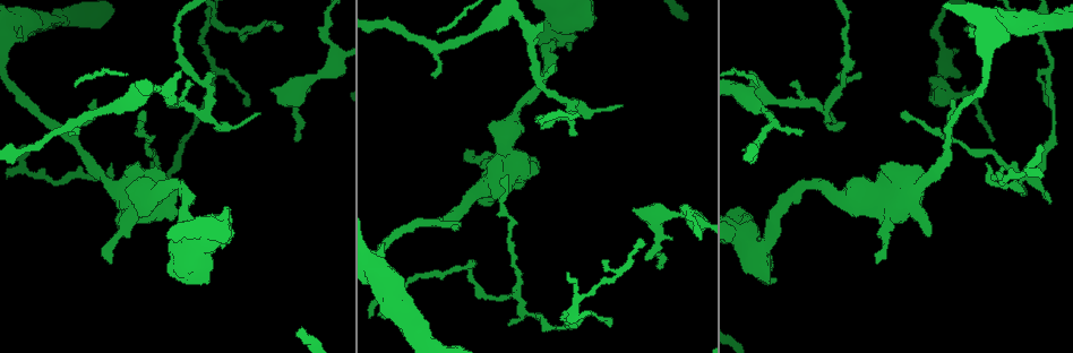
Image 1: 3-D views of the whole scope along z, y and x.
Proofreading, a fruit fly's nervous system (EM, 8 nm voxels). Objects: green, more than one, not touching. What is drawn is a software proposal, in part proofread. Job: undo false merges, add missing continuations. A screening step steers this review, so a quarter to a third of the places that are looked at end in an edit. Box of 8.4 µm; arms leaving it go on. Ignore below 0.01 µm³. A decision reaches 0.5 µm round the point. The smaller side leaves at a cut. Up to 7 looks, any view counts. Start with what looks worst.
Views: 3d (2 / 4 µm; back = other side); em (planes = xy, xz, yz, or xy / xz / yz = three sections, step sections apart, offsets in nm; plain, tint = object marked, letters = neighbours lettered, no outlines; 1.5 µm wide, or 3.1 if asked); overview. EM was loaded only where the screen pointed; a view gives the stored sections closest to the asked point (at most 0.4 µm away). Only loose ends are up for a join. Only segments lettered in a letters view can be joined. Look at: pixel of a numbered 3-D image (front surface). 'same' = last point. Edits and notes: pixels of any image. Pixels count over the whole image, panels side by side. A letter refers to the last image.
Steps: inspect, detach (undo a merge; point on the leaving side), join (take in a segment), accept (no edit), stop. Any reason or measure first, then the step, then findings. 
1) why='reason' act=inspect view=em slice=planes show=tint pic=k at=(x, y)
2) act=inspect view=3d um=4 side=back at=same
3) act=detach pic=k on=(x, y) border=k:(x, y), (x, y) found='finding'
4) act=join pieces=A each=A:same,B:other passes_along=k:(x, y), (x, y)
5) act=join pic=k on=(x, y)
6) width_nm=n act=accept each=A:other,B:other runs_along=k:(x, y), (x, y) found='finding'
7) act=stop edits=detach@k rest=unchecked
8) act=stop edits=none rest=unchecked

why='free end' act=inspect view=3d um=2 side=back pic=1 at=(542, 21)

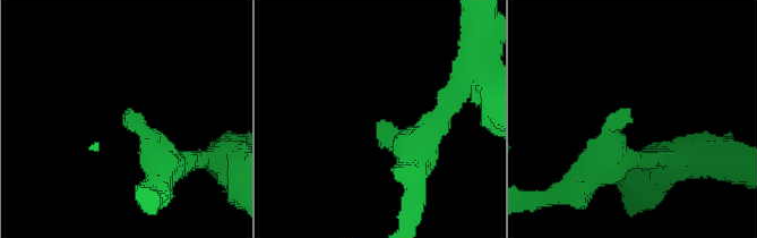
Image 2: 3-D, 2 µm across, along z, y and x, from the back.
act=inspect view=em slice=planes show=letters pic=2 at=(381, 123)

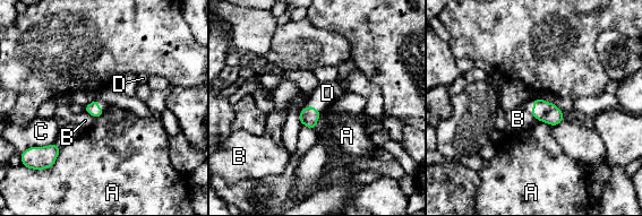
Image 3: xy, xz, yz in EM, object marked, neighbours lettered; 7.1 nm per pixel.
act=join pieces=D each=A:other,B:other,C:other,D:same passes_along=3:(92, 109), (99, 108), (102, 104) found='it goes on there'

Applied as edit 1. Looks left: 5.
why='branch stops here' act=inspect view=em slice=planes show=letters pic=1 at=(382, 246)

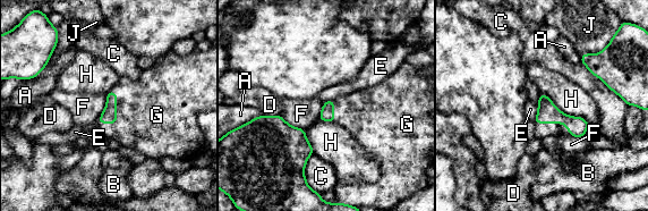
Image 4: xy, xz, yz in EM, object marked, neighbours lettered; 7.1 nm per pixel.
act=join pieces=G each=A:other,B:other,C:other,D:other,E:other,F:other,G:same,H:other,J:other found='it goes on there'

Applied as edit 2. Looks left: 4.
act=inspect view=overview

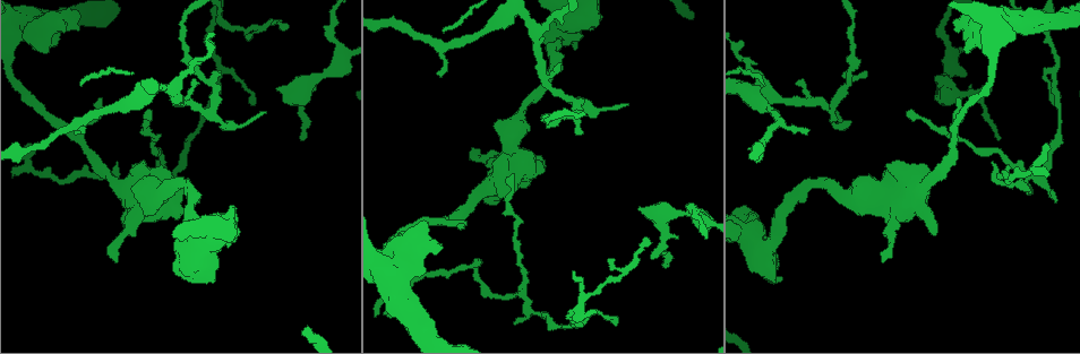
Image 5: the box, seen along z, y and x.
why='thin end' act=inspect view=3d um=4 pic=5 at=(149, 110)

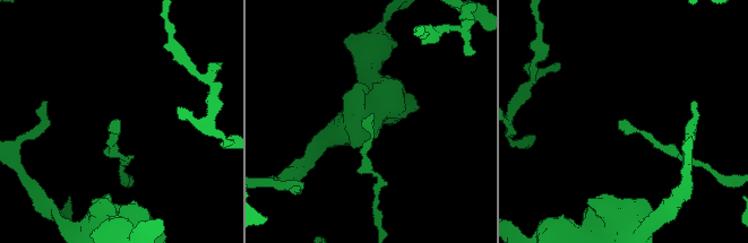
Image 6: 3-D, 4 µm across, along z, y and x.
act=inspect view=em slice=planes show=plain pic=6 at=(371, 116)

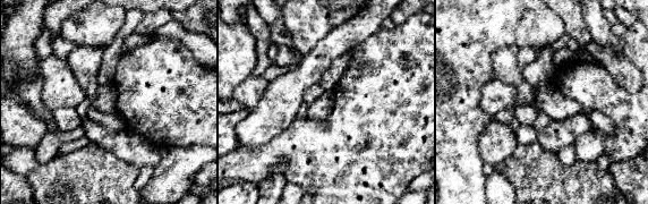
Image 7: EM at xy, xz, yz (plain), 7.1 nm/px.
why='what lies round it' act=inspect view=em slice=planes show=letters at=same

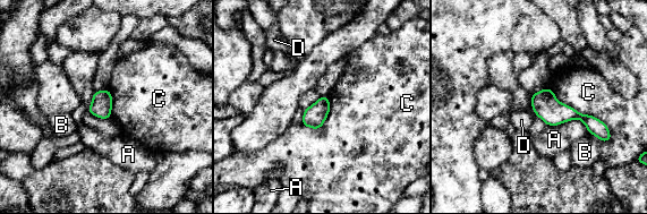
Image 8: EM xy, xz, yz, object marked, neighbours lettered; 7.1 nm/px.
act=accept each=A:other,B:other,C:other,D:other border=8:(548, 87), (598, 118), (611, 139) found='no lettered segment goes on from it'

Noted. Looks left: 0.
act=stop edits=join@3,join@4 rest=unchecked

